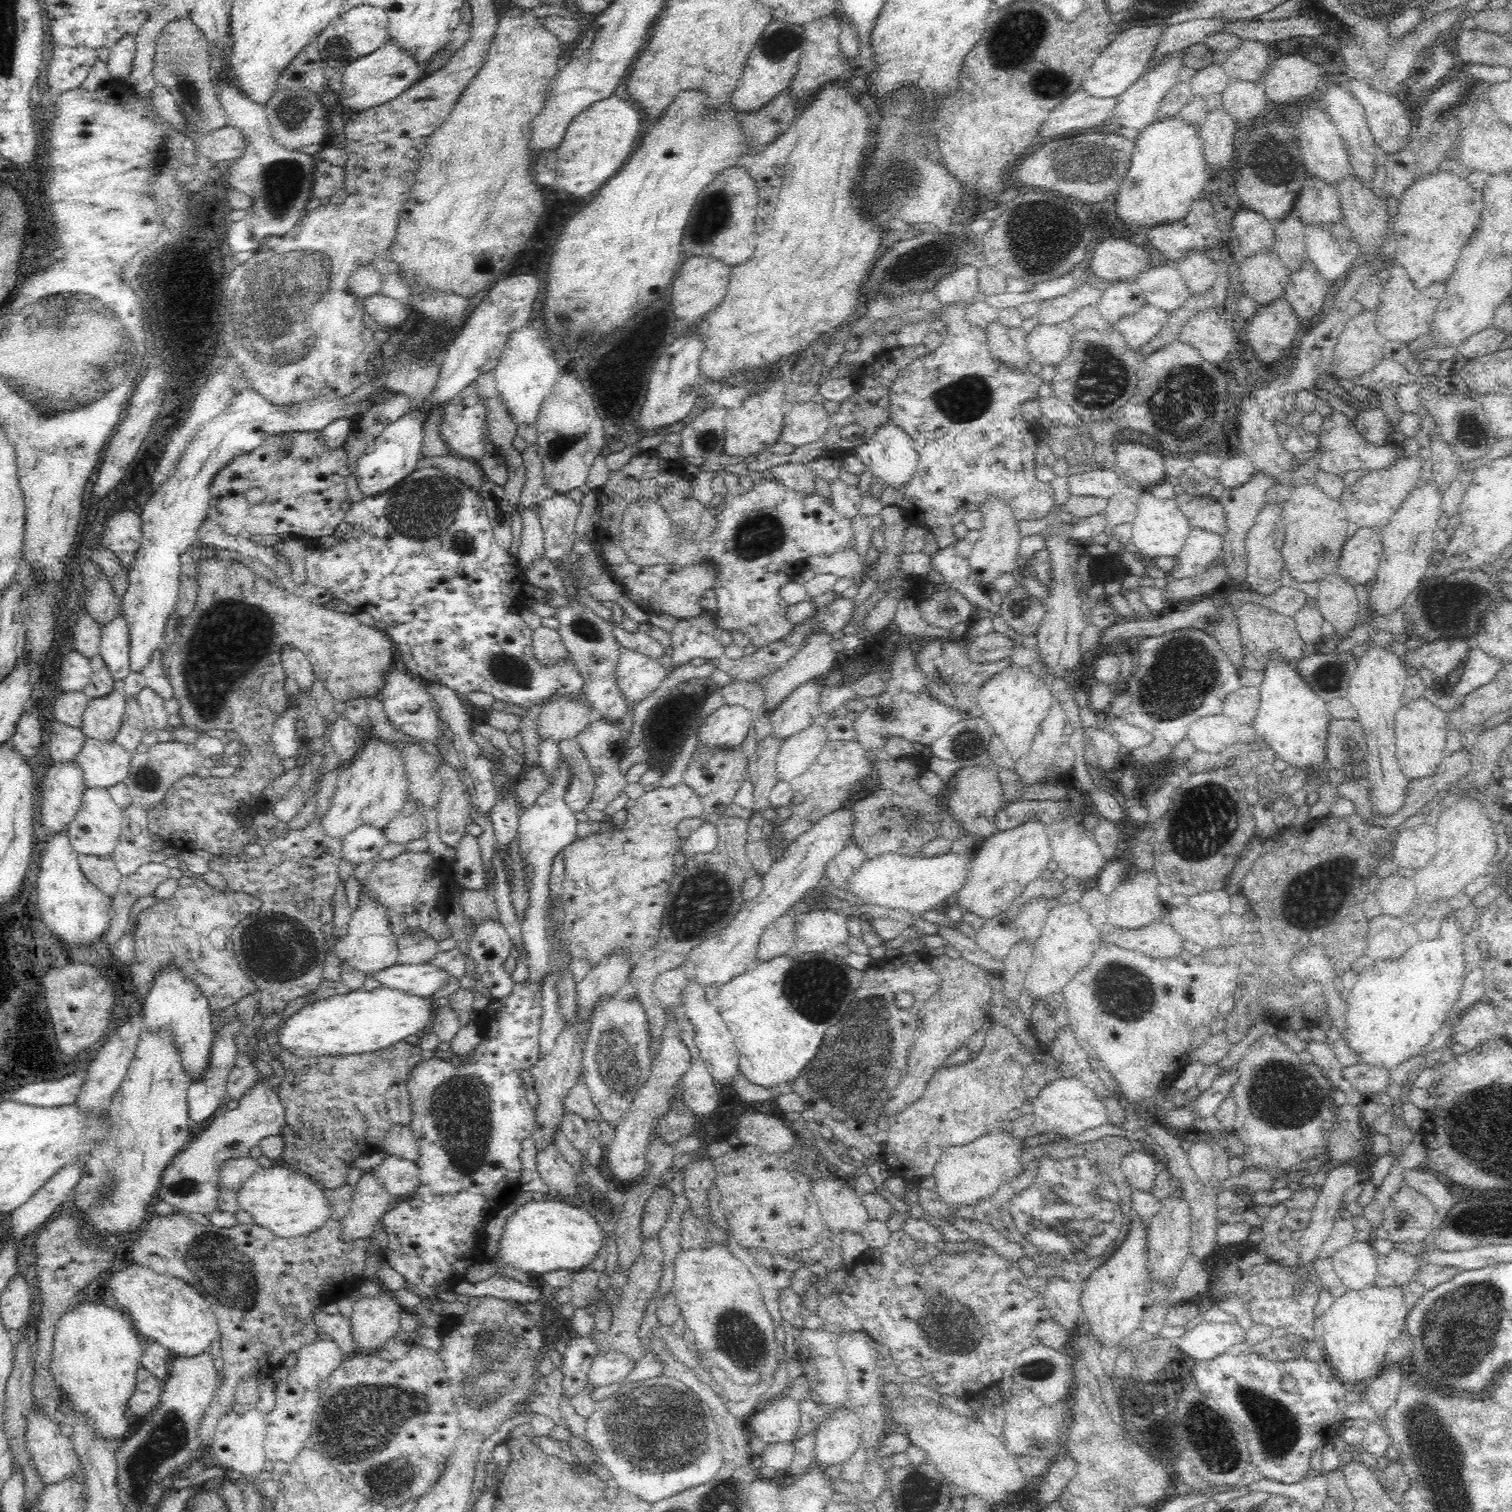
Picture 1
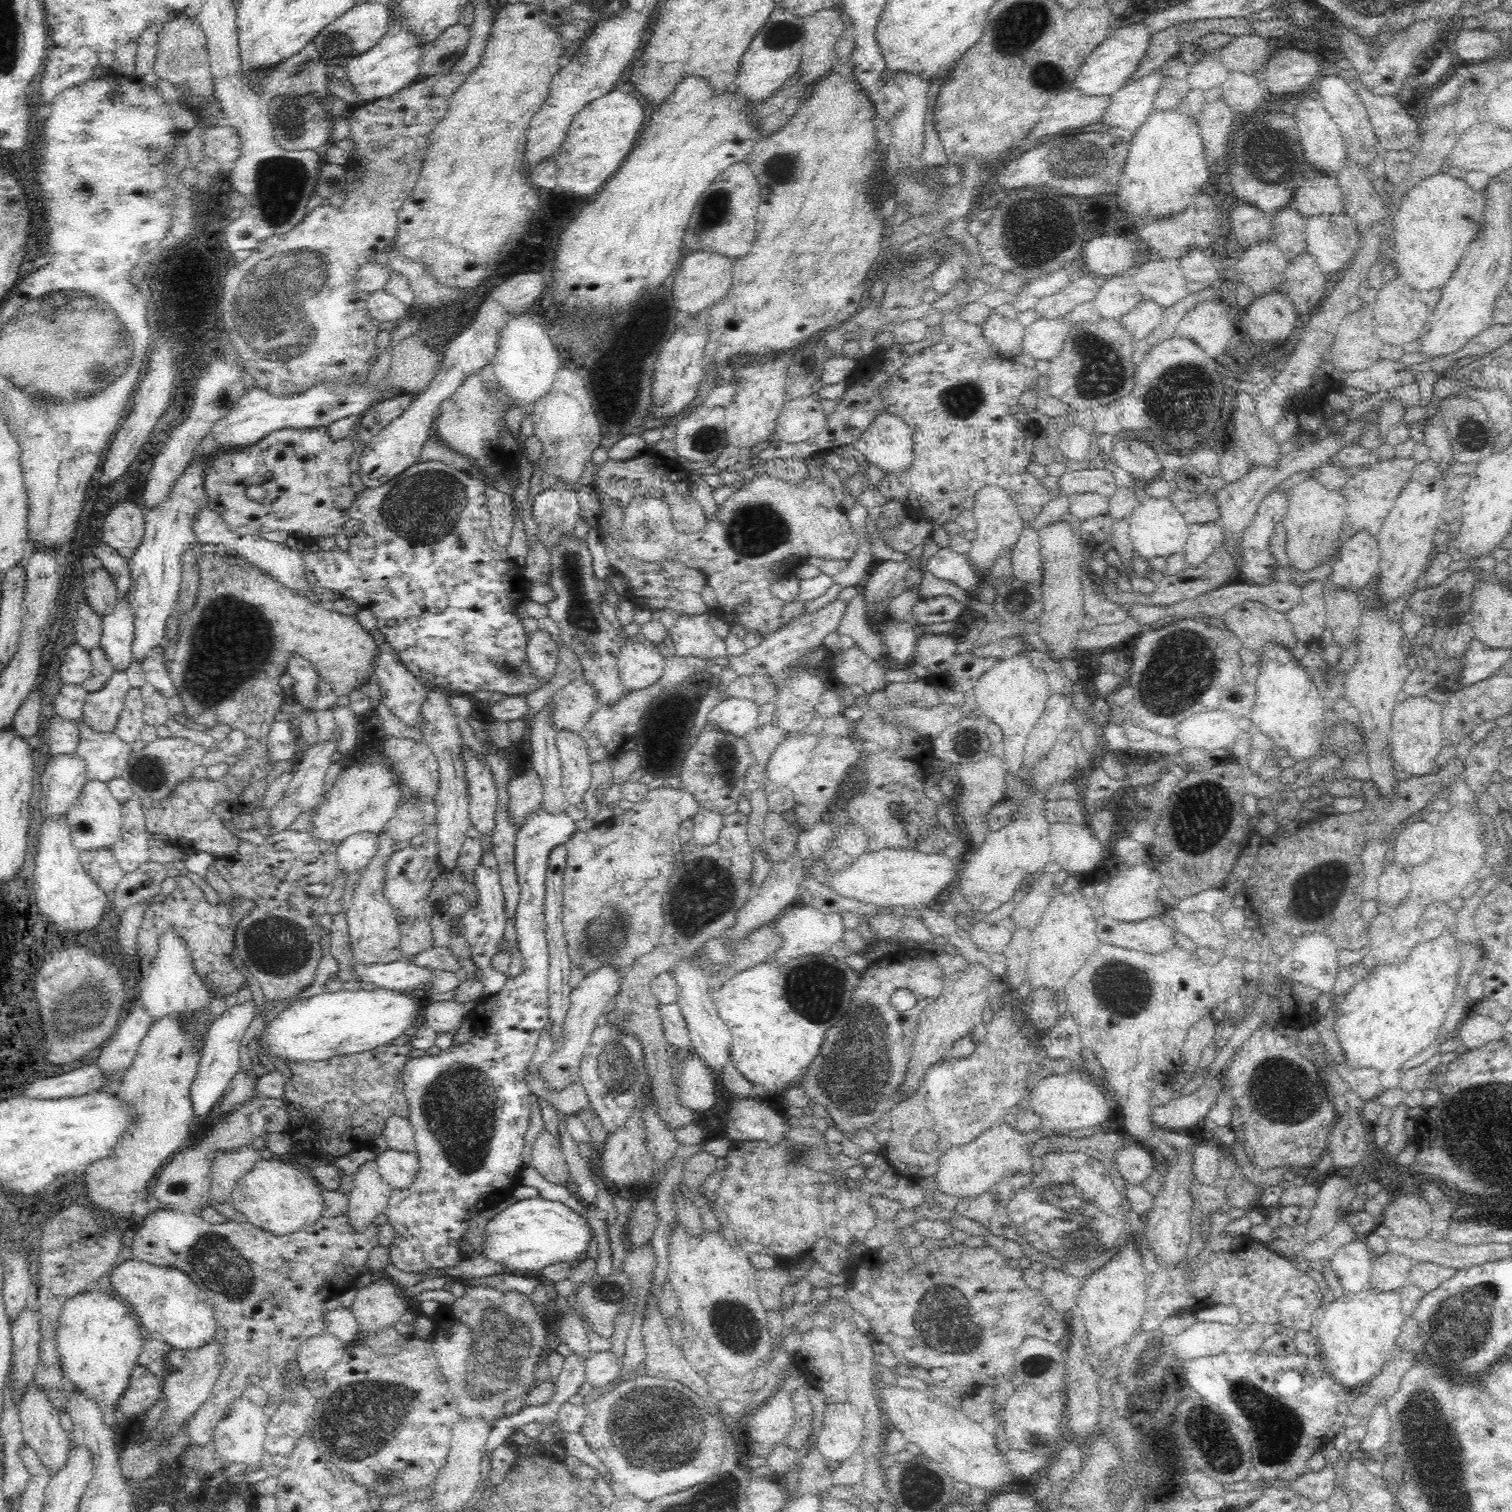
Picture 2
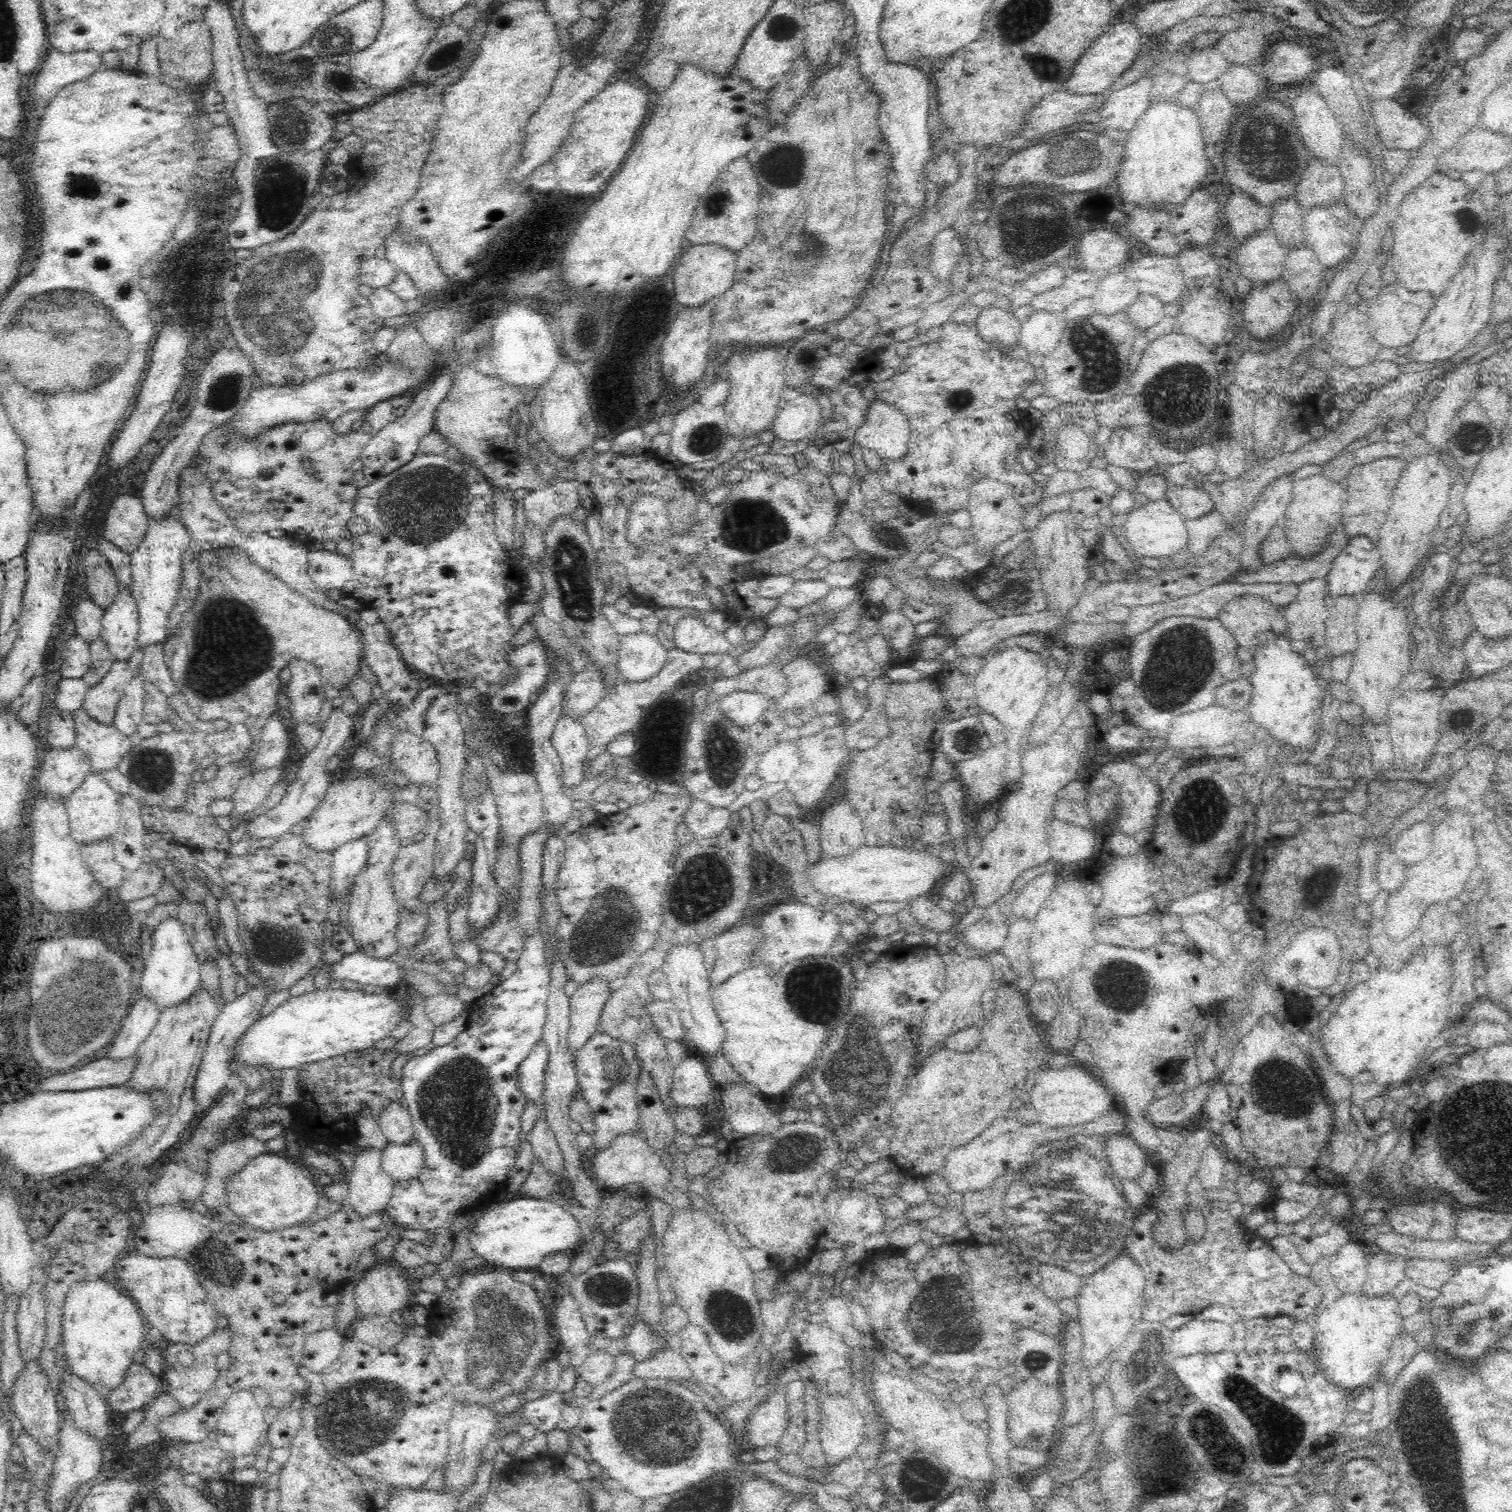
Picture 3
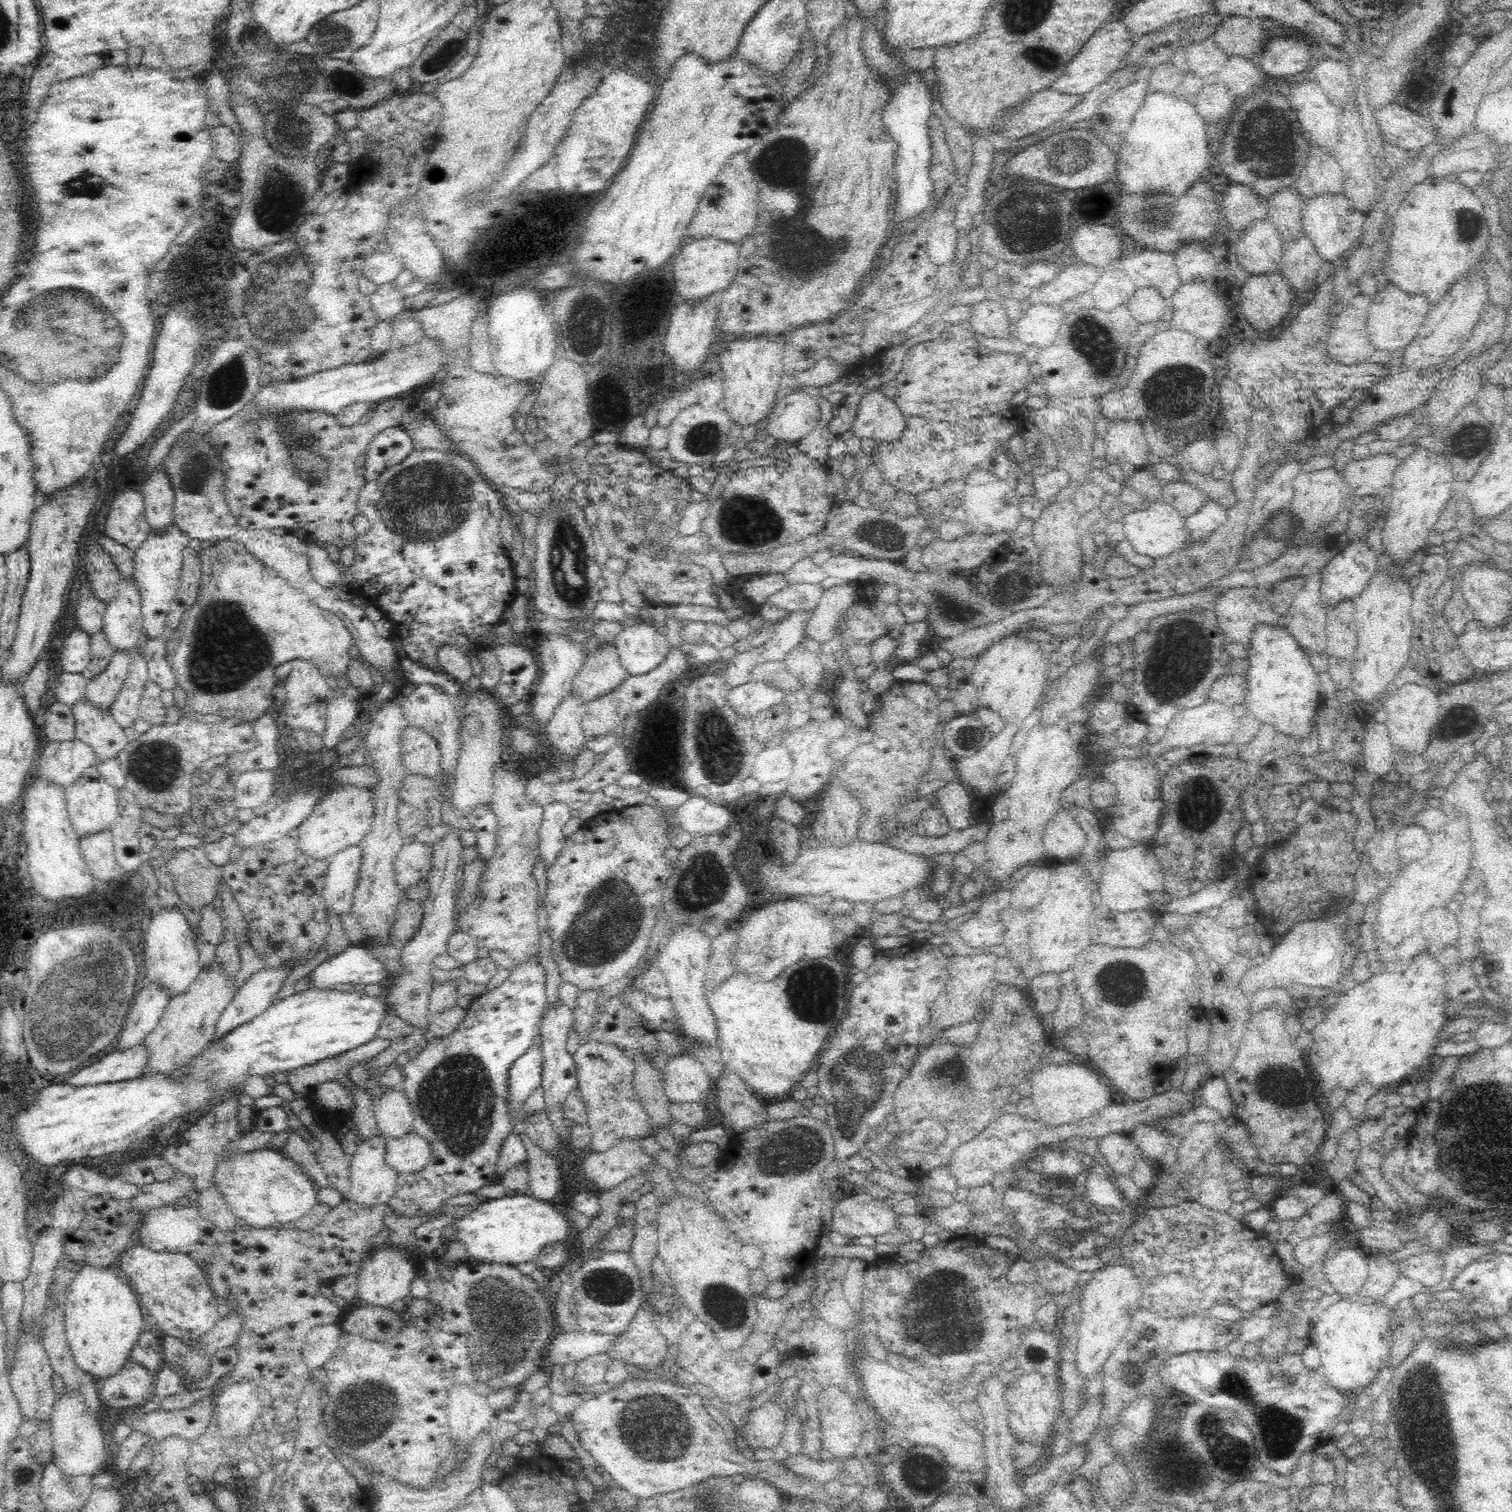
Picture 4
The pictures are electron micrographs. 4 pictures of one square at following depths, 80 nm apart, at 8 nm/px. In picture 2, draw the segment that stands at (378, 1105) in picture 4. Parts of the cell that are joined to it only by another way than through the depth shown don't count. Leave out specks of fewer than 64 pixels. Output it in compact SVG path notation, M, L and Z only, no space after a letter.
M391 1114L386 1119L382 1136L389 1148L399 1152L417 1152L415 1133L409 1117Z

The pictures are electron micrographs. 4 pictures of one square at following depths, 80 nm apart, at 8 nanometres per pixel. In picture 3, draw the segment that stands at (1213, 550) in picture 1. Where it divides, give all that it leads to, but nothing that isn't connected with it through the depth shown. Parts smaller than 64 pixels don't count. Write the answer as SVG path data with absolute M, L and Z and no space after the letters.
M1214 506L1209 508L1211 511L1206 512L1205 515L1186 521L1189 534L1186 547L1189 548L1191 556L1204 554L1212 540L1222 535L1225 530L1222 513Z

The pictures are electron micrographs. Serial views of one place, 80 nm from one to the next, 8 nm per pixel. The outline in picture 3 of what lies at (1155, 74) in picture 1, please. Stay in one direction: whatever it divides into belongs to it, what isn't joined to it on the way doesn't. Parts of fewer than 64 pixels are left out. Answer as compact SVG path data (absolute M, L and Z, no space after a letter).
M1139 78L1136 82L1126 85L1126 88L1112 92L1108 96L1104 106L1100 108L1102 126L1116 128L1116 132L1108 130L1108 133L1121 136L1128 134L1128 130L1136 126L1138 116L1142 116L1150 106L1152 86L1152 78Z

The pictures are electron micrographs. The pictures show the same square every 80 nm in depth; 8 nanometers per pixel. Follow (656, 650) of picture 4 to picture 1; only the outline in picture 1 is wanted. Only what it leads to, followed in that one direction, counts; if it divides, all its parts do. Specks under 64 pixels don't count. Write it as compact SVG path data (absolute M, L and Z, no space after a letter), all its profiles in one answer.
M622 647L616 675L627 705L633 706L651 696L660 687L668 671L658 659Z

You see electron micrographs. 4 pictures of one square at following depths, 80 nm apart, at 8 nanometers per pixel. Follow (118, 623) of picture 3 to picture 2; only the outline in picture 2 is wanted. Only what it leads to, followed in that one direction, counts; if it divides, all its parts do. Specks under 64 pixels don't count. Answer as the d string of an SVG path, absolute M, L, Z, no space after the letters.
M122 593L116 606L103 616L99 642L115 670L126 671L133 662L134 630L134 609Z

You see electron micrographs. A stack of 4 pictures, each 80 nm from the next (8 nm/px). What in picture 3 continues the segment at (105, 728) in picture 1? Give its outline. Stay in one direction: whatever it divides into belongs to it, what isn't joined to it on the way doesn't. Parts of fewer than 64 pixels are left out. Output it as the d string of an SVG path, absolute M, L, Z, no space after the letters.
M115 660L100 684L88 688L83 707L102 725L113 725L116 707L132 680L130 664Z

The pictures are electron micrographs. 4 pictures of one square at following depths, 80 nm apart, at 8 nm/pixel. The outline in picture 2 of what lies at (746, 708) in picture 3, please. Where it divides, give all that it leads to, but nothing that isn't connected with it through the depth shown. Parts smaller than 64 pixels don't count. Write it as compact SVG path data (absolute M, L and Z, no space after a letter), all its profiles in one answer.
M728 698L709 712L707 723L737 738L746 738L757 727L760 708L752 700Z

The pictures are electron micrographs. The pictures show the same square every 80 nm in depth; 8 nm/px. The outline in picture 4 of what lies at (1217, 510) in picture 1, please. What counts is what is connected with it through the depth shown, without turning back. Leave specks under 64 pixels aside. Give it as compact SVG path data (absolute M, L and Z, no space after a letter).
M1170 481L1161 488L1162 500L1171 504L1183 517L1193 515L1207 500L1204 491L1187 481Z

